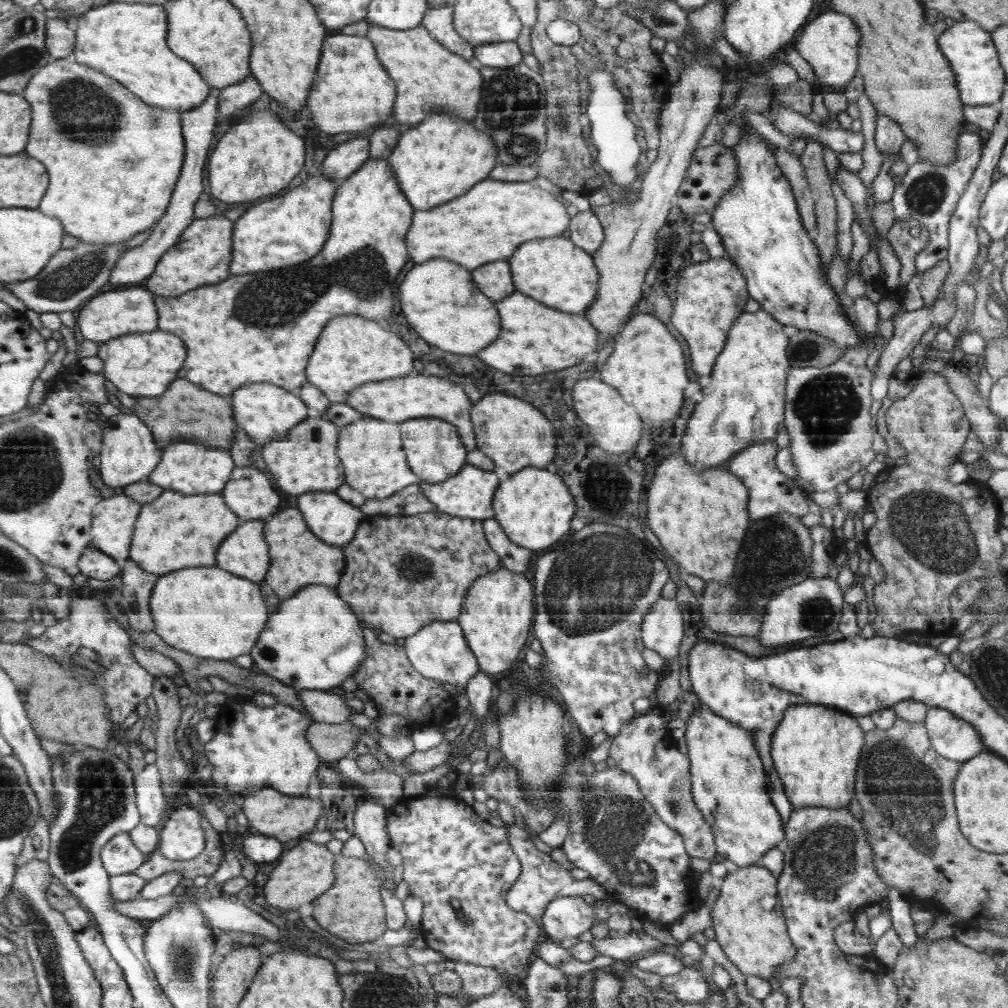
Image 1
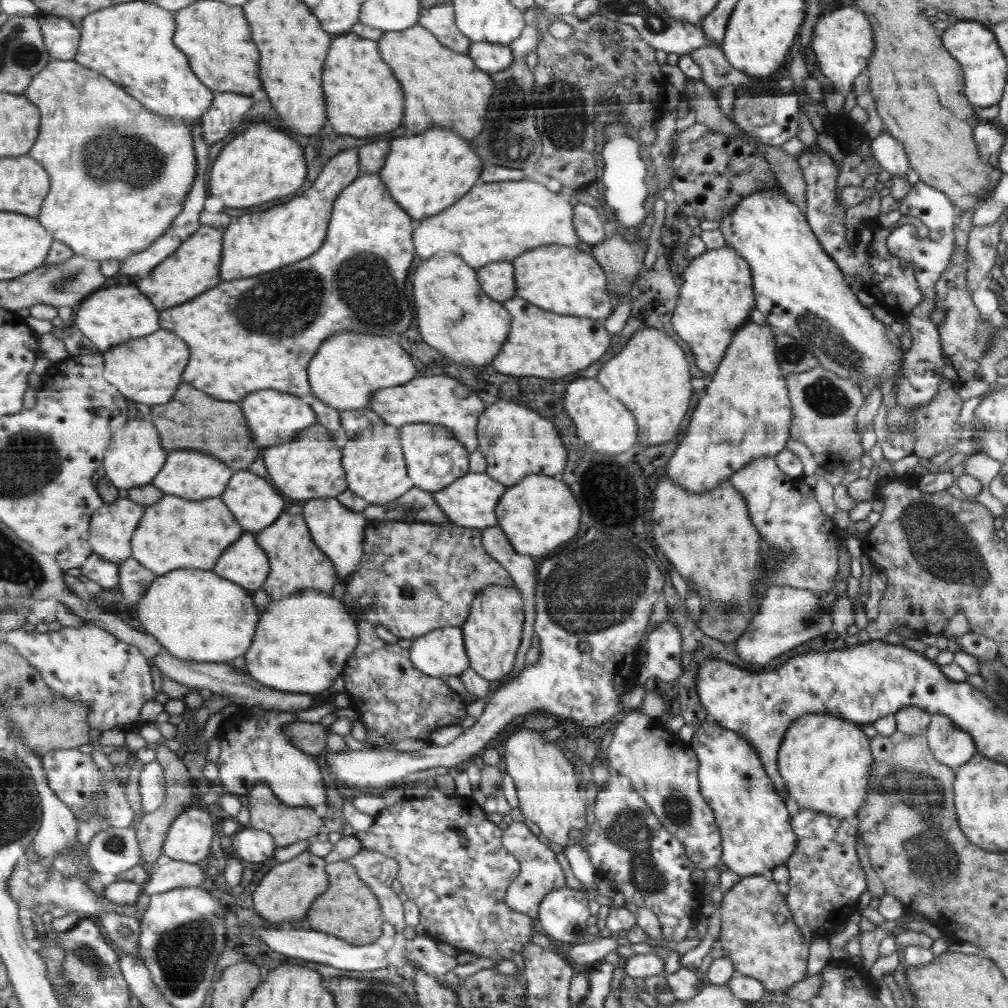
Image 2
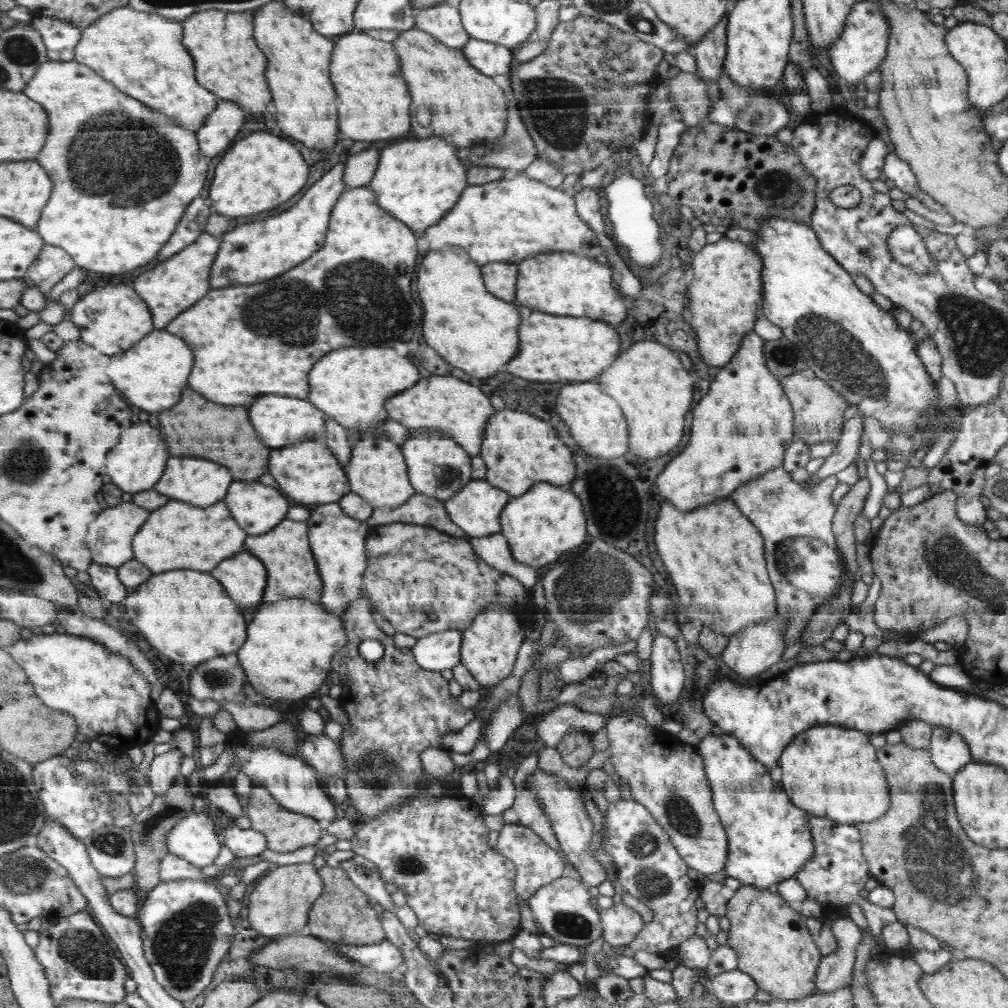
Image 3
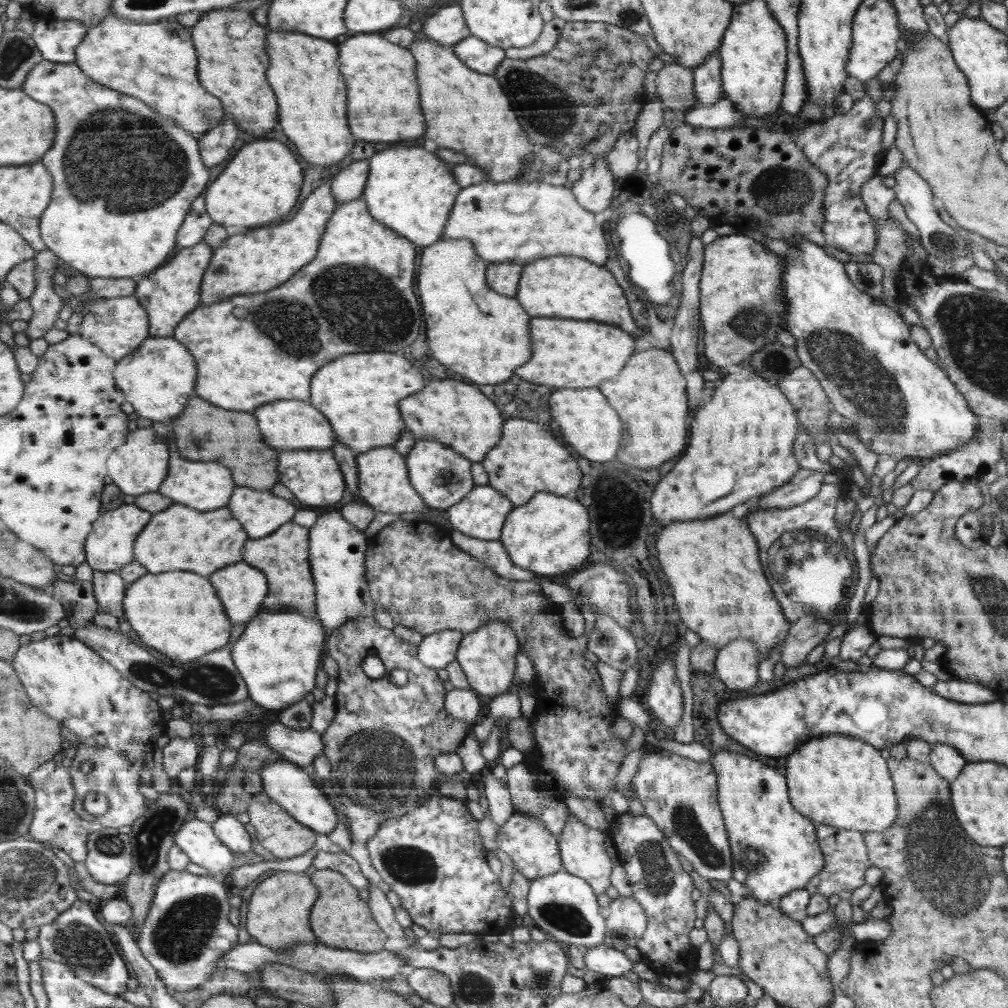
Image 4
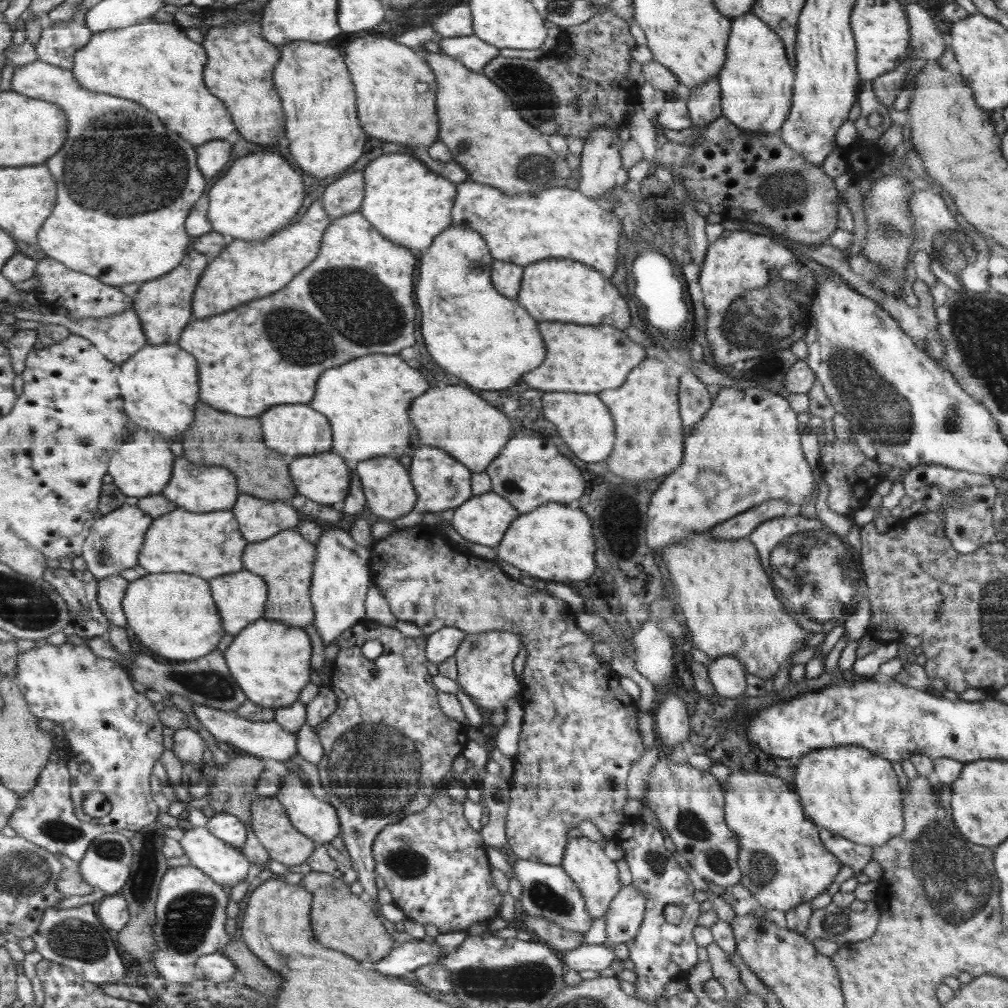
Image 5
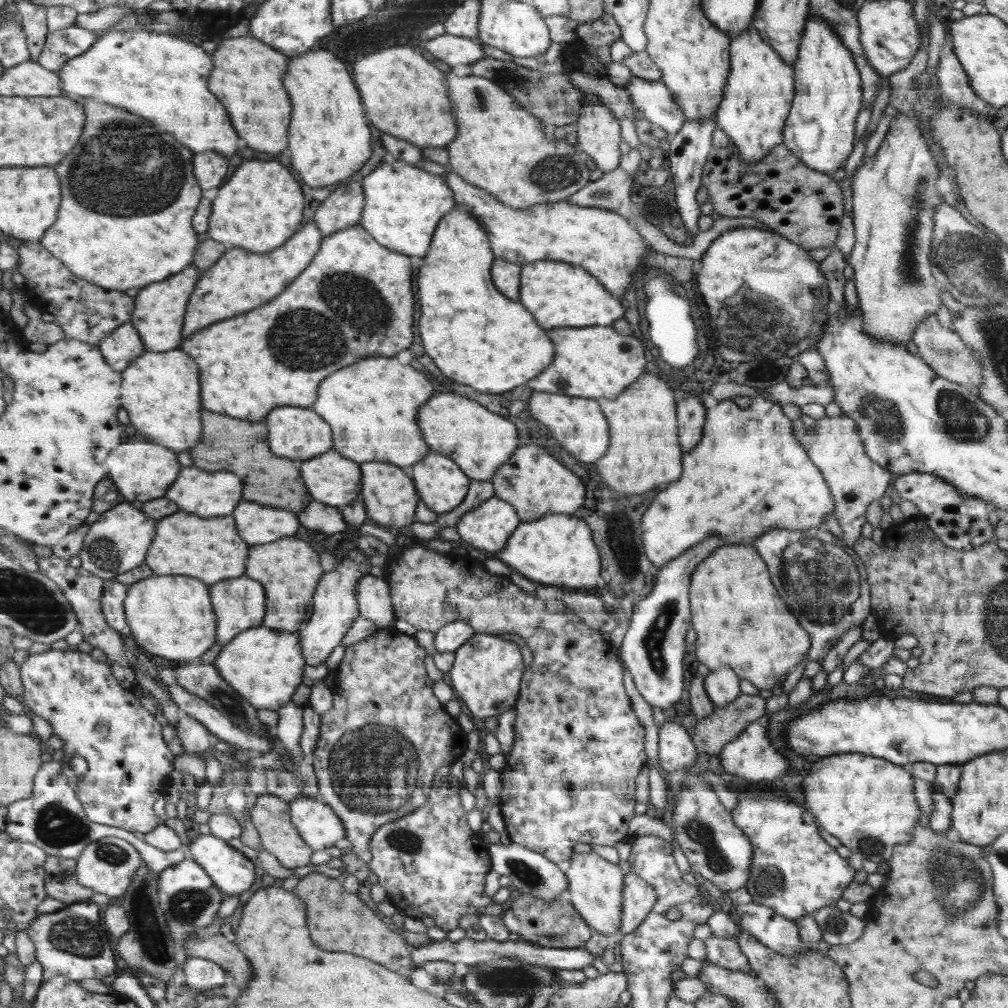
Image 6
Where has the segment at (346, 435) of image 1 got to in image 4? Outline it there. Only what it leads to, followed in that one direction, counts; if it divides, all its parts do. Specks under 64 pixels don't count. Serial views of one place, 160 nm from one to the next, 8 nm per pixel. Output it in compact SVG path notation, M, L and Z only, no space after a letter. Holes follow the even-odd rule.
M377 447L372 452L357 454L358 461L358 496L366 505L374 511L401 515L404 513L418 513L435 517L442 512L430 512L428 505L422 502L423 498L416 494L416 489L410 486L406 472L406 462L400 454L396 454L392 448Z

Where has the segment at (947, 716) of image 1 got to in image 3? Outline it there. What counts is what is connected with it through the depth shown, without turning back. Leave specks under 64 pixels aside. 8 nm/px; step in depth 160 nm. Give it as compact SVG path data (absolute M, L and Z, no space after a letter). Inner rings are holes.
M943 726L933 727L927 749L930 751L934 766L952 776L955 776L966 763L973 760L961 734Z

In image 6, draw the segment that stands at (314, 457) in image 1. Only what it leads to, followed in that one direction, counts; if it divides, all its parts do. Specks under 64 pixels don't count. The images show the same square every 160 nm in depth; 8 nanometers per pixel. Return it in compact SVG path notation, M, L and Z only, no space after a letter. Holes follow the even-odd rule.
M326 452L304 462L304 482L317 502L347 507L356 496L362 495L363 474L360 463L352 462L338 452Z

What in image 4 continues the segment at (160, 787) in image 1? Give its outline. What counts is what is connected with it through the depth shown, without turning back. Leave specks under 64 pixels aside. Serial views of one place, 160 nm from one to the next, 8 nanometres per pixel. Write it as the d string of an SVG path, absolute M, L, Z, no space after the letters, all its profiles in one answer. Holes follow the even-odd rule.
M187 731L171 738L169 744L164 748L163 756L164 770L173 782L182 770L190 766L197 768L201 760L200 747Z

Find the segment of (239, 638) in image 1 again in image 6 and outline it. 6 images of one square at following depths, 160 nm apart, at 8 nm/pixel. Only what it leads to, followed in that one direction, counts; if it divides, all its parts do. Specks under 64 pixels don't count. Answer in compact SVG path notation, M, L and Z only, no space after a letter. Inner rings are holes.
M155 575L131 586L125 602L133 637L145 650L154 655L179 662L192 662L204 656L219 639L219 616L212 606L212 588L206 582L184 575Z

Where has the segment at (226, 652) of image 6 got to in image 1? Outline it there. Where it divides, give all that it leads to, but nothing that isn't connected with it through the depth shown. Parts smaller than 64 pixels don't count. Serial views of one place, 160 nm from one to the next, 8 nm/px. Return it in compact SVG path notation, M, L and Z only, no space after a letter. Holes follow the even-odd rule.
M312 585L305 587L284 604L278 604L278 612L274 612L267 626L252 647L253 666L292 688L306 690L331 690L342 680L352 676L352 672L334 674L328 666L328 658L332 658L342 648L352 648L354 652L362 646L360 662L364 658L364 640L360 638L360 622L357 613L348 604L342 602L340 593L335 588Z

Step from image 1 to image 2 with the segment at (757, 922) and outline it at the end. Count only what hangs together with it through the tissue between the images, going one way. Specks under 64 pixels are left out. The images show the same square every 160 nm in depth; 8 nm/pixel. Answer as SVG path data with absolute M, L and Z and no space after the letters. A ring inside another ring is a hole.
M768 875L747 876L731 886L720 902L722 926L719 942L722 944L725 955L732 960L732 966L734 966L736 973L751 976L760 981L764 985L765 991L784 994L788 989L795 987L797 983L807 977L810 945L804 940L800 930L796 928L791 909L782 900L780 891L778 890L778 883Z

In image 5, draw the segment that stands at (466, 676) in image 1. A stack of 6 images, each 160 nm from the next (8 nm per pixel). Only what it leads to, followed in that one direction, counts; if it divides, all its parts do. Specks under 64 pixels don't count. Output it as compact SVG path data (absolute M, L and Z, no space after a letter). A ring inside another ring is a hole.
M444 627L430 634L427 639L427 659L437 666L454 657L455 652L468 635L464 629Z

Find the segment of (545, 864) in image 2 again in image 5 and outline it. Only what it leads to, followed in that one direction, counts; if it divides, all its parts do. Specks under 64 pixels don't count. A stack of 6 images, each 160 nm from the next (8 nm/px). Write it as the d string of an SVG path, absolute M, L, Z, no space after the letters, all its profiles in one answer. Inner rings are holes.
M419 523L413 527L406 529L397 529L391 535L383 540L377 540L371 547L371 577L376 588L382 591L384 598L389 604L391 613L397 620L411 622L420 627L424 634L432 634L444 627L456 627L464 629L467 633L488 632L492 630L500 630L502 632L512 632L520 635L524 646L528 651L526 664L521 676L521 683L524 688L521 689L521 699L519 703L523 706L523 726L521 727L518 741L518 752L514 758L514 772L509 783L511 784L508 803L508 812L506 815L506 836L507 844L511 851L518 857L536 861L549 865L560 865L566 854L566 842L569 842L568 836L571 830L577 828L578 823L587 818L591 818L594 826L598 828L600 834L605 838L611 839L614 834L618 834L618 830L622 830L622 806L626 804L628 796L626 796L626 776L628 770L632 768L632 764L636 760L642 758L644 754L644 746L642 746L642 738L638 734L638 726L636 726L636 703L630 698L626 691L620 688L620 680L616 676L615 670L610 670L610 666L602 666L602 662L594 656L594 648L592 648L592 639L579 626L576 626L576 618L570 614L568 604L560 598L554 597L546 591L540 591L535 586L527 586L522 584L518 579L508 577L494 560L476 556L470 552L460 552L456 547L452 547L448 543L448 538L439 526L426 527Z

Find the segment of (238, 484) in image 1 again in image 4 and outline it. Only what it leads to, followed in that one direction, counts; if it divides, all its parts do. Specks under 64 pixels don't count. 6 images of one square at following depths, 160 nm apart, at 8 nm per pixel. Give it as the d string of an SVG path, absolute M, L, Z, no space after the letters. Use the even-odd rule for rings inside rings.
M238 488L230 508L244 528L248 528L248 536L252 538L274 534L276 528L292 522L292 516L296 514L294 502L253 488Z

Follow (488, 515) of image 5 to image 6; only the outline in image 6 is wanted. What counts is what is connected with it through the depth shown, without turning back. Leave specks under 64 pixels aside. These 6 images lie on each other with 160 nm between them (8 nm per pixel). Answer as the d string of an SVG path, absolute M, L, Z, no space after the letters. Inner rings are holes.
M493 496L466 513L458 521L456 530L464 542L494 553L506 546L511 534L519 527L520 519L515 506Z

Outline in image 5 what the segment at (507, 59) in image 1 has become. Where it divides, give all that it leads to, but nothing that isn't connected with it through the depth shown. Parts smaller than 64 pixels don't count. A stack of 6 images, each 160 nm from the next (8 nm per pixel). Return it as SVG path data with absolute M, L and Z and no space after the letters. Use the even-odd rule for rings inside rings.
M474 34L441 39L439 47L446 56L455 57L476 72L482 72L488 63L499 56L499 48L496 48L496 45L488 44Z

